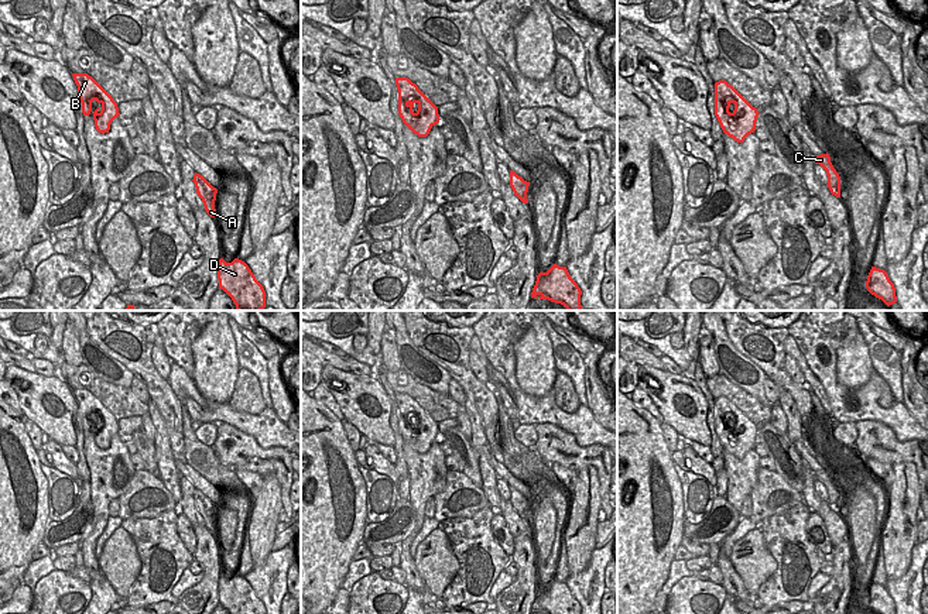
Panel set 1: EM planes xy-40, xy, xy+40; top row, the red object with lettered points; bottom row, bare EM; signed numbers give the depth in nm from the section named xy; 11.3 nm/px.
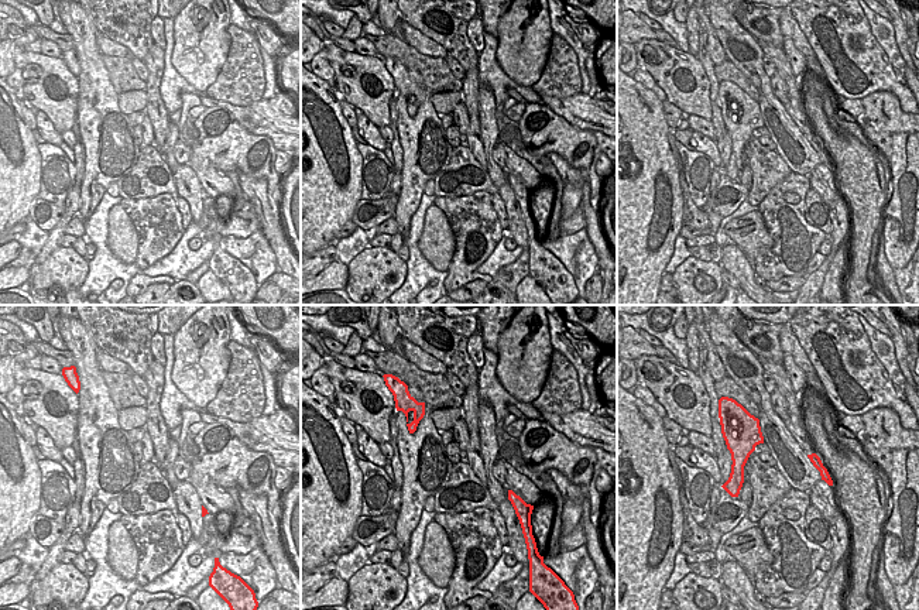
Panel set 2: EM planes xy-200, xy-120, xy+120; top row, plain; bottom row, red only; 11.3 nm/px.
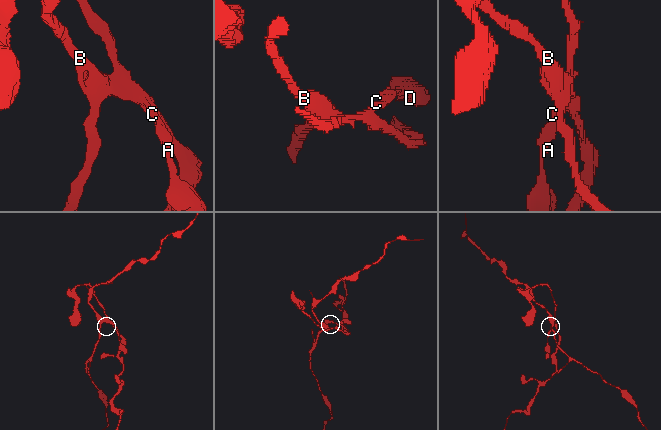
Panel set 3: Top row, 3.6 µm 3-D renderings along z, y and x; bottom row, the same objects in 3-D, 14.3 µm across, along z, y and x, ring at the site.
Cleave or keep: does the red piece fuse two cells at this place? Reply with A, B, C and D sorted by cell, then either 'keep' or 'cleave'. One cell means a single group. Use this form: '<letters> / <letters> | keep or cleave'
A C D / B | cleave

